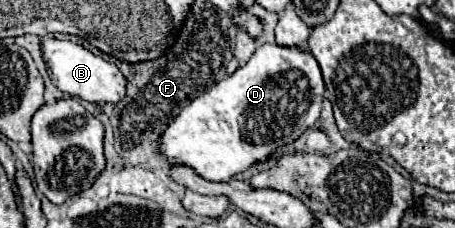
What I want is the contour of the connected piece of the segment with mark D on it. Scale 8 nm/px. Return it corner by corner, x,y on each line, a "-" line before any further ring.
262,44
248,64
182,108
158,136
156,154
166,166
186,164
206,180
226,182
310,128
320,118
324,90
322,72
310,50

